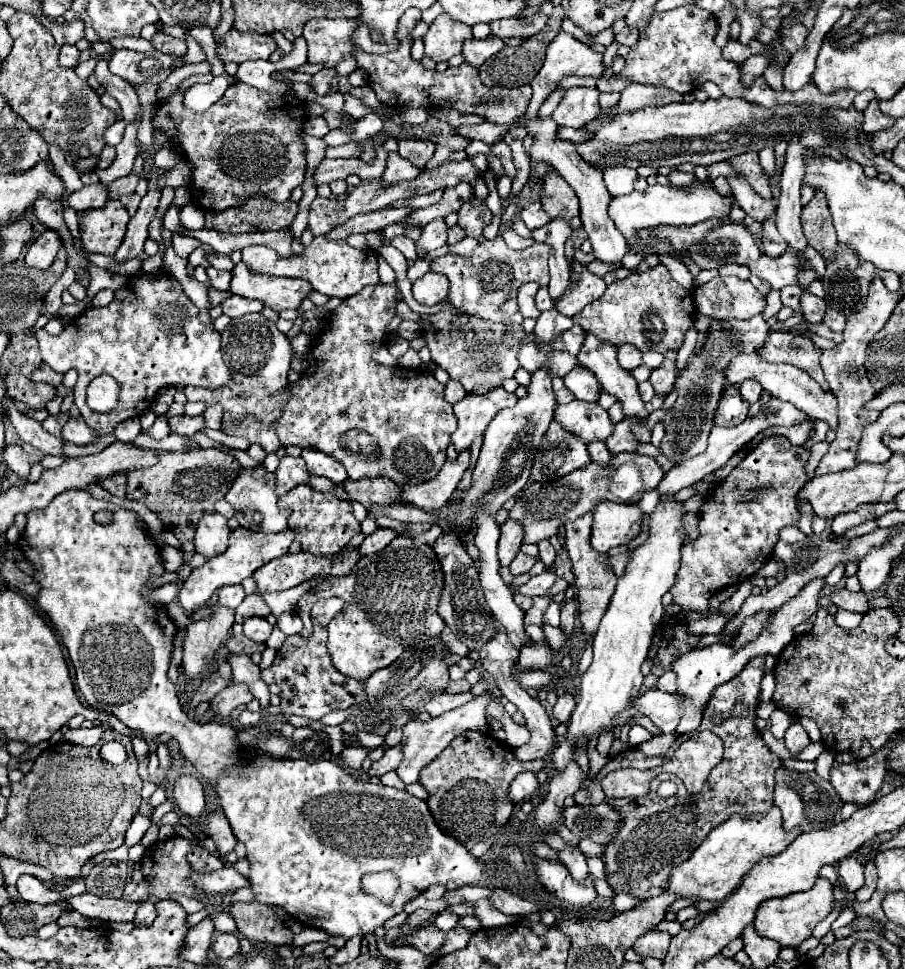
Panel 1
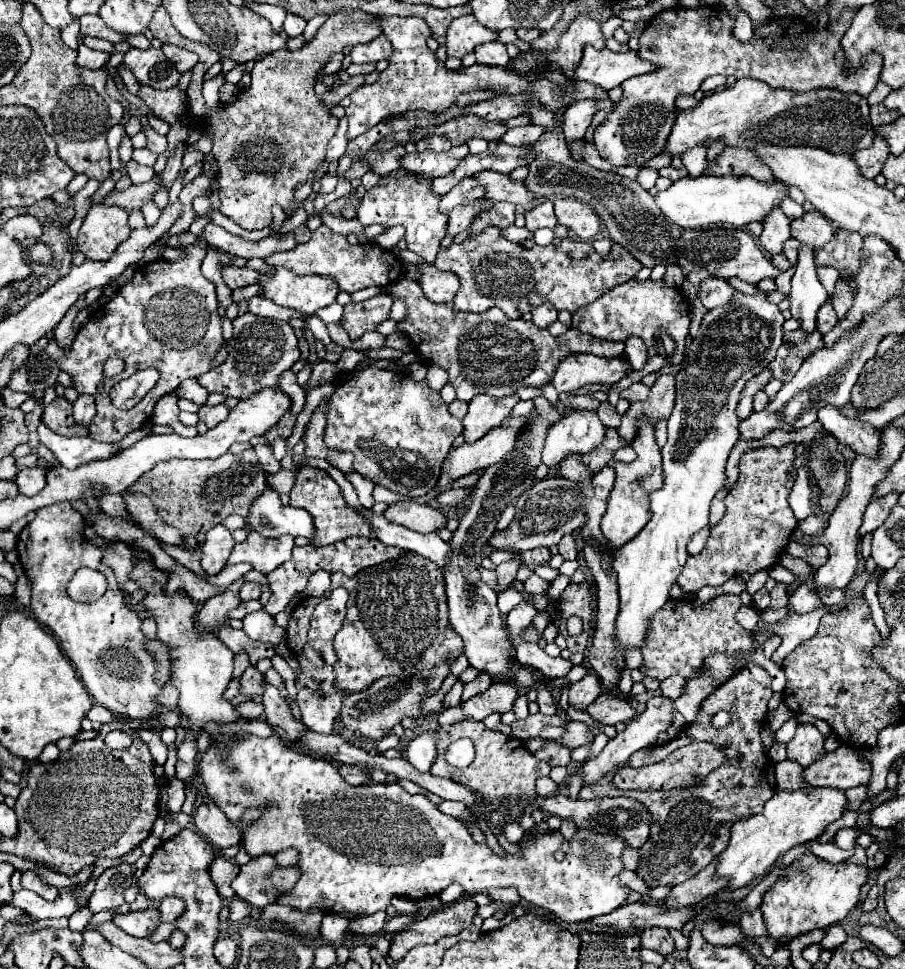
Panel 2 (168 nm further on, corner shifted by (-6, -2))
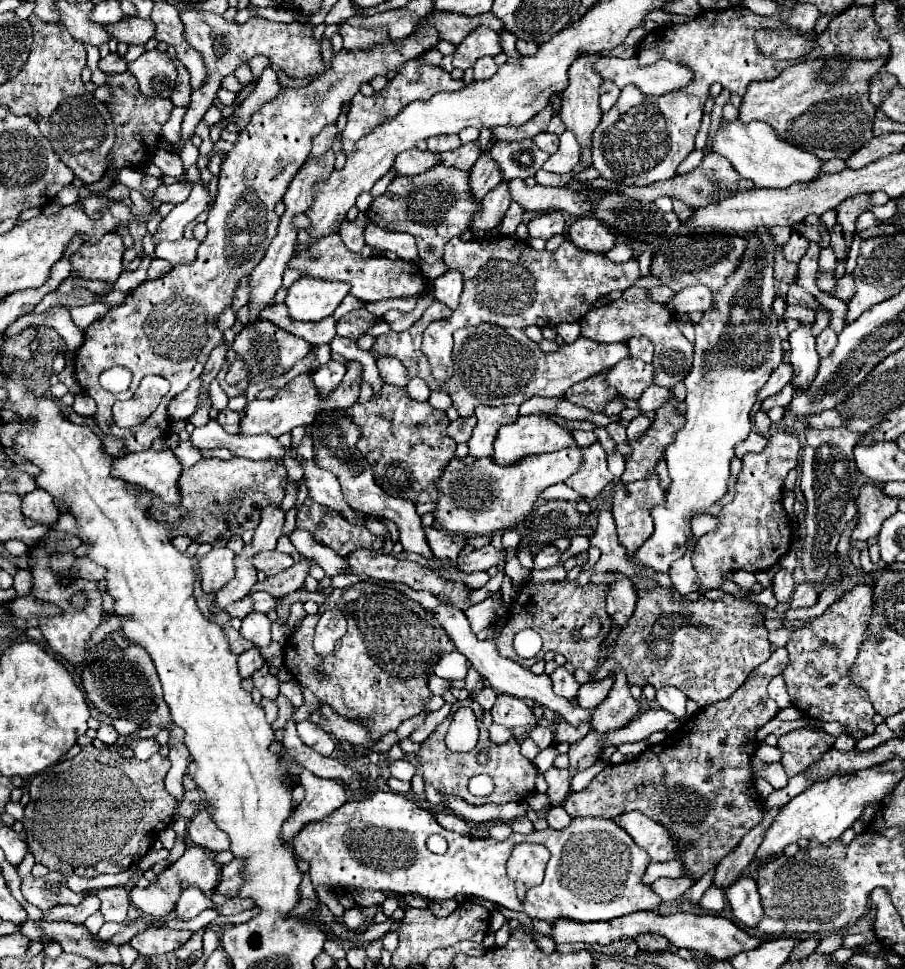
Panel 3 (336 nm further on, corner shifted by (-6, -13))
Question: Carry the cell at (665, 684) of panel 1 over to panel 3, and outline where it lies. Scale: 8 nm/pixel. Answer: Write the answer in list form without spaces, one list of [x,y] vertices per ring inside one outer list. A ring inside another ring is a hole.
[[[663,687],[657,691],[657,703],[661,709],[673,713],[677,719],[685,717],[685,705],[687,705],[687,695],[679,691],[677,687]]]

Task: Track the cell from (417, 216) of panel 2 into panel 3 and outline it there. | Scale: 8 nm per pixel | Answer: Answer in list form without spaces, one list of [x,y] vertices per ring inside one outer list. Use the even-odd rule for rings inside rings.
[[[435,165],[415,177],[393,179],[387,191],[373,199],[367,217],[381,229],[411,233],[417,239],[419,257],[433,265],[441,261],[447,241],[469,229],[467,219],[471,219],[471,211],[479,207],[479,203],[467,199],[467,175],[467,171]]]

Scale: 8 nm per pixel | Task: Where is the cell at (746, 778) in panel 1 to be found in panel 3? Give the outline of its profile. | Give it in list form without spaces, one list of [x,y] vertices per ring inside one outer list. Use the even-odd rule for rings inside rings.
[[[787,649],[773,651],[729,699],[699,709],[677,731],[669,733],[661,745],[647,747],[632,761],[607,765],[589,787],[569,793],[563,807],[567,807],[571,817],[601,815],[605,819],[631,809],[641,811],[661,823],[681,847],[677,859],[683,863],[683,877],[701,879],[763,819],[763,799],[755,787],[749,763],[759,743],[757,729],[779,711],[767,693],[767,685],[775,675],[783,673],[787,663]],[[641,781],[651,785],[641,787]]]

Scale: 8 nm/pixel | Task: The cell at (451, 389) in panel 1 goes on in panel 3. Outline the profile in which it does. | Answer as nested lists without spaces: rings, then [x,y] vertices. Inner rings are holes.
[[[459,417],[455,419],[449,427],[447,427],[447,433],[457,441],[457,443],[463,443],[471,437],[471,431],[475,427],[475,417]]]

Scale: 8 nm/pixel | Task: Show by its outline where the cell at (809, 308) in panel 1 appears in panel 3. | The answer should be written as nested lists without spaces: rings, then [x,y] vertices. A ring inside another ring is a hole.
[[[825,327],[821,331],[821,335],[817,337],[817,353],[819,353],[819,357],[829,355],[835,349],[835,343],[837,343],[837,333],[831,327]]]

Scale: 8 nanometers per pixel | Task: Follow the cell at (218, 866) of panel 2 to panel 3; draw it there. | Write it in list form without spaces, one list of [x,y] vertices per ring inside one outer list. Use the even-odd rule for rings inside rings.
[[[217,893],[213,903],[215,903],[215,909],[219,911],[219,915],[235,915],[235,913],[241,913],[245,909],[255,907],[253,899],[243,899],[239,895],[229,897],[229,895],[223,895],[223,893]]]

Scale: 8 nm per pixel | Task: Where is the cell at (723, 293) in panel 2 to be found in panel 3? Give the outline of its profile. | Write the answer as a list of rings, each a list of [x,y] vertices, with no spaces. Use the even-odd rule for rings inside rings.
[[[703,285],[687,287],[687,289],[679,291],[673,297],[673,301],[667,303],[667,307],[677,313],[689,313],[689,311],[705,313],[705,311],[713,309],[713,293]]]

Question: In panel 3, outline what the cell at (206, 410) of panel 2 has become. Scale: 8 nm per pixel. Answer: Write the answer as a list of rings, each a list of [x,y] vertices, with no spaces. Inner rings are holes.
[[[223,409],[223,411],[217,415],[217,423],[219,423],[227,433],[237,435],[237,433],[239,433],[239,419],[241,419],[241,417],[243,417],[243,413]]]

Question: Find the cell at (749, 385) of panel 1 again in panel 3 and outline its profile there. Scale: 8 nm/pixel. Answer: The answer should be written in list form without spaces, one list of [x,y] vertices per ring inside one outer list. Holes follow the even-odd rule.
[[[759,409],[759,411],[755,413],[753,421],[755,421],[755,431],[759,431],[761,435],[767,435],[767,433],[769,433],[769,429],[771,429],[771,419],[769,419],[769,415],[767,415],[765,411]]]

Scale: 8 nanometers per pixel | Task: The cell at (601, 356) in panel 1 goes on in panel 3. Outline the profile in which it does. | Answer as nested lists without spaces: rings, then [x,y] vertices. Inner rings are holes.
[[[651,471],[647,477],[631,483],[623,483],[613,493],[613,519],[617,525],[619,543],[627,549],[627,555],[633,555],[637,547],[641,547],[653,533],[653,519],[651,519],[651,507],[663,503],[663,489],[659,485],[659,475]]]

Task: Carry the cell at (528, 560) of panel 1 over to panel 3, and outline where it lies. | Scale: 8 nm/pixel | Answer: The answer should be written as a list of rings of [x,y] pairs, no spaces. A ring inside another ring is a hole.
[[[547,545],[543,547],[543,551],[539,551],[533,559],[533,569],[547,569],[547,567],[553,567],[557,565],[561,557],[561,551],[555,547],[555,545]]]

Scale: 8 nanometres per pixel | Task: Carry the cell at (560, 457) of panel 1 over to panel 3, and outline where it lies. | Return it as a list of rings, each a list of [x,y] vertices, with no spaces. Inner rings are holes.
[[[613,571],[611,575],[615,577],[615,581],[609,585],[609,593],[607,593],[607,613],[613,615],[619,629],[625,629],[627,621],[635,611],[637,593],[633,589],[631,579],[627,579],[617,571]]]

